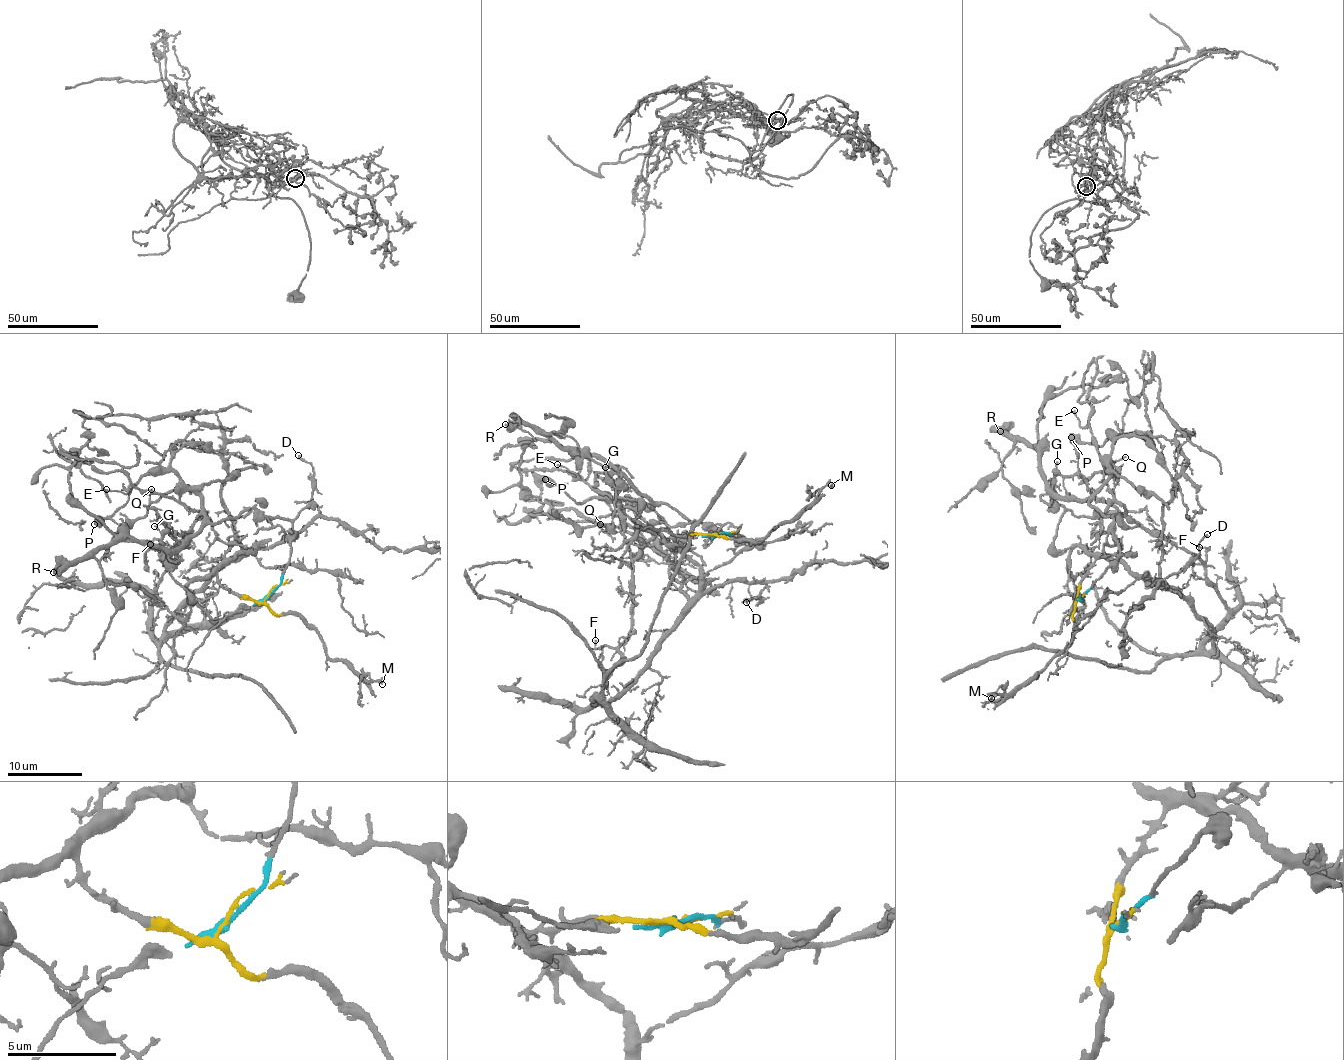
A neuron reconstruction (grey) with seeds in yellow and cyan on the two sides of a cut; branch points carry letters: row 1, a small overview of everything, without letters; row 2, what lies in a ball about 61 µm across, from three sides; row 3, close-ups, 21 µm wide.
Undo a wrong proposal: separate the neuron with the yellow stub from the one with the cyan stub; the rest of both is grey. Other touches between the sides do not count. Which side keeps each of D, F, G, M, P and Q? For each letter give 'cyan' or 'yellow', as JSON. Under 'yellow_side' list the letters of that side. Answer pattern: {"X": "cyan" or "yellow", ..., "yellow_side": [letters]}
{"D": "yellow", "F": "yellow", "G": "yellow", "M": "yellow", "P": "cyan", "Q": "cyan", "yellow_side": ["D", "F", "G", "M"]}

